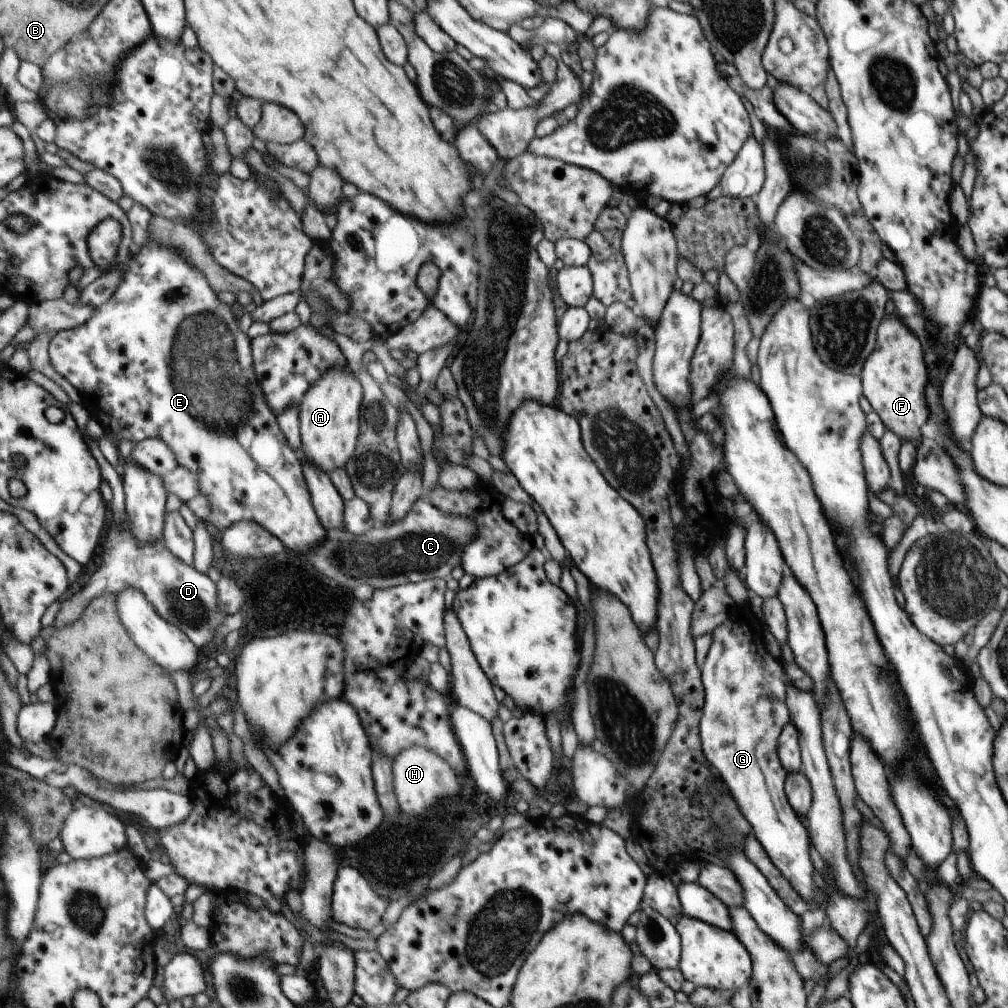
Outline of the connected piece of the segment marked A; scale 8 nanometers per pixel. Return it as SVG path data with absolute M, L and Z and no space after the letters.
M347 367L327 371L310 388L299 407L302 452L311 465L327 474L346 468L359 433L358 412L361 397L361 385Z

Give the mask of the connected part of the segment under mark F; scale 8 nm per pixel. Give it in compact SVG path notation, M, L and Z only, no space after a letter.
M890 311L879 325L877 348L867 357L859 374L862 378L863 396L872 410L877 413L885 428L903 441L919 438L919 428L929 414L924 399L927 371L923 351L923 344L910 328Z

